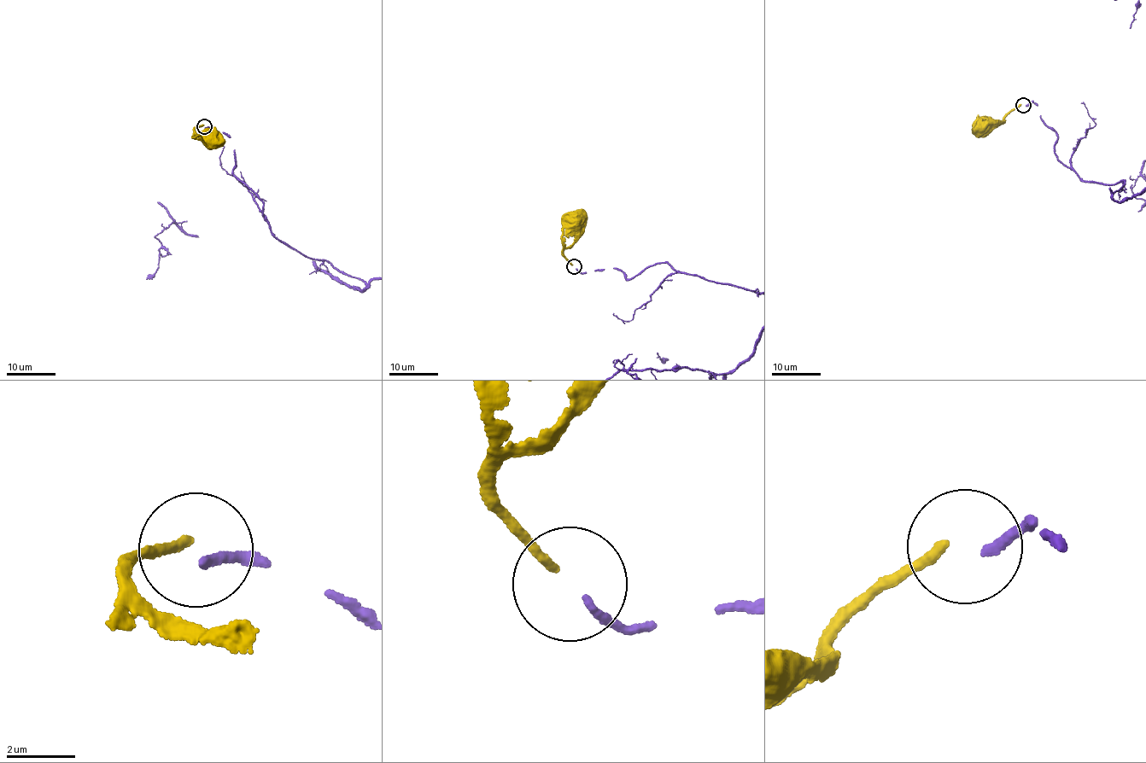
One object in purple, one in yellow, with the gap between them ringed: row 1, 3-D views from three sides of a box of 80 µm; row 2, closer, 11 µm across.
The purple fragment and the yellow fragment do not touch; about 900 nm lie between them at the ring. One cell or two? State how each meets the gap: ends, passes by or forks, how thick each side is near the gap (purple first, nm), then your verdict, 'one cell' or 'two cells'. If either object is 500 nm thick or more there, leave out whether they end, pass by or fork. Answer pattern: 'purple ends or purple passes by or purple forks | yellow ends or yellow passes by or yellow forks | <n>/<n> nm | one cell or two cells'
purple ends | yellow ends | 240/260 nm | two cells

